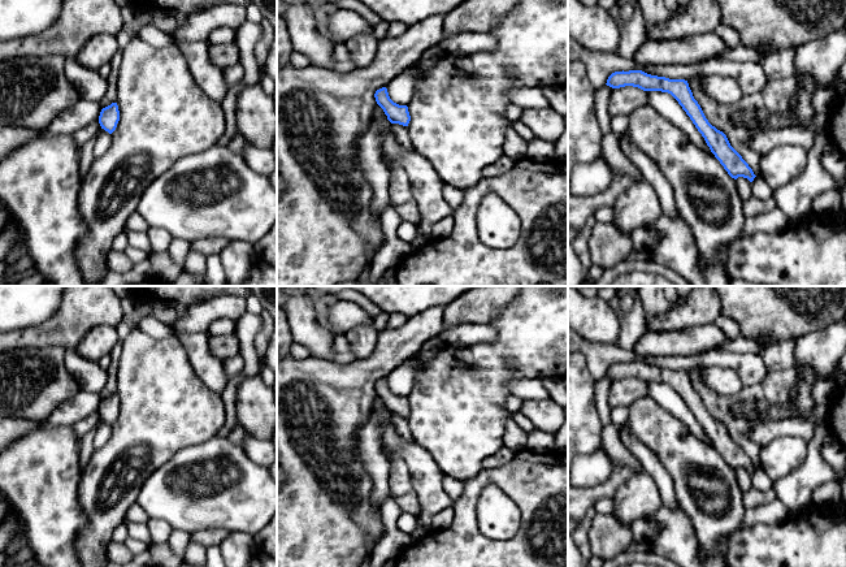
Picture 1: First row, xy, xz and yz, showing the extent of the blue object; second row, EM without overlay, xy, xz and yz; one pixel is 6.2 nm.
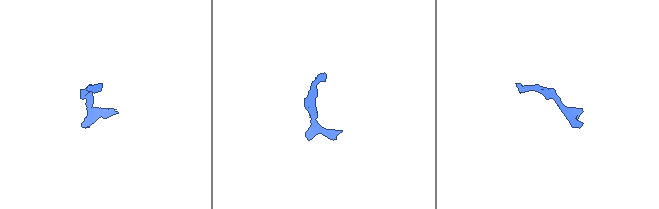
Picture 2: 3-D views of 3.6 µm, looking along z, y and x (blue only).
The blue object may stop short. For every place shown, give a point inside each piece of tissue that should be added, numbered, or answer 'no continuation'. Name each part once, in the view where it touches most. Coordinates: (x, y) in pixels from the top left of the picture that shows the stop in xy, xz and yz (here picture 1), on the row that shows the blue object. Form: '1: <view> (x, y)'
no continuation

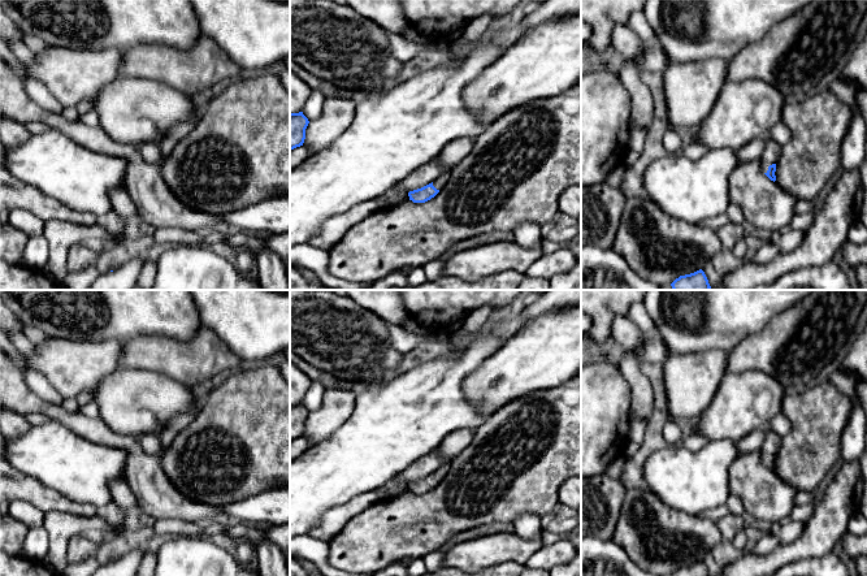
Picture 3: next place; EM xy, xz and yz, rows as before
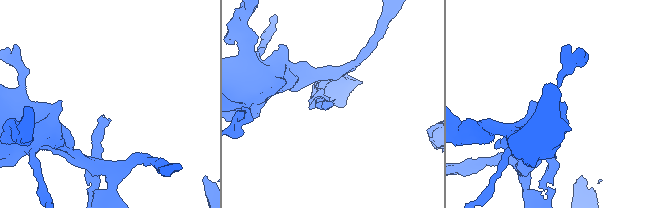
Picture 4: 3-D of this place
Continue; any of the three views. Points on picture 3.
1: yz (772, 150)

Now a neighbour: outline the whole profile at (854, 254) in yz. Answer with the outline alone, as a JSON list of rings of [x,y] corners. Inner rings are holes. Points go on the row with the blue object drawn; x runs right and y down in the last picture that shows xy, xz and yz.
[[[846,241],[841,247],[841,255],[851,267],[867,264],[867,242],[855,244]]]

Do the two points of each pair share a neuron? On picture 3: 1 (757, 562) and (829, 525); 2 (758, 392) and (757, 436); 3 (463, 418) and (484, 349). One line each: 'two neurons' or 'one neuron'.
1: one neuron
2: two neurons
3: one neuron

